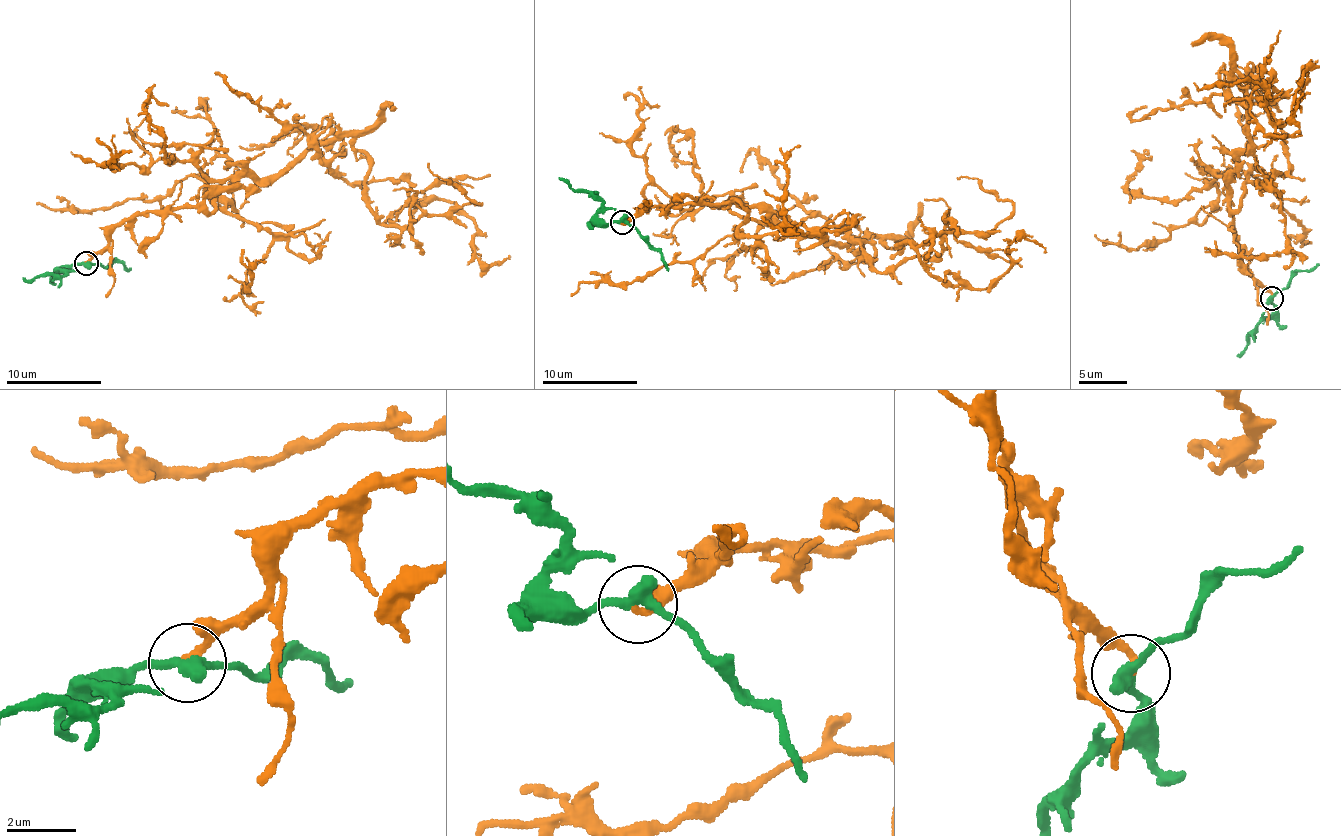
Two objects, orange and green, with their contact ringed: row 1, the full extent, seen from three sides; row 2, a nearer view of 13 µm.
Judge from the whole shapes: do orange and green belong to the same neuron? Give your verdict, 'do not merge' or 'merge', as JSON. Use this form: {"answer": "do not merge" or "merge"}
{"answer": "merge"}

